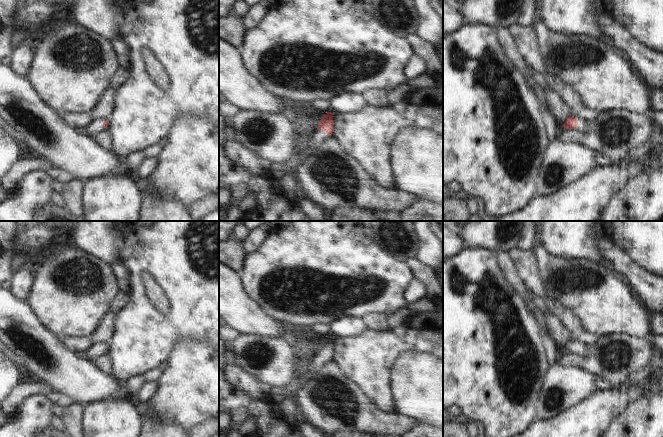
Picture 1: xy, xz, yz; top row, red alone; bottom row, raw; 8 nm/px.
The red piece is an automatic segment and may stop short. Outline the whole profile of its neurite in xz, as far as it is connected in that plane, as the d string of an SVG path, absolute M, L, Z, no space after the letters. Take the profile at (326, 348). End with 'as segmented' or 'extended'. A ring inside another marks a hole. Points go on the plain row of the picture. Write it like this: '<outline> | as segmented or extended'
M328 336L323 339L318 348L318 353L314 355L309 366L308 371L318 371L328 360L332 360L334 356L333 338Z | extended

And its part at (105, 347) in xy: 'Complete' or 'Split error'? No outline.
Split error

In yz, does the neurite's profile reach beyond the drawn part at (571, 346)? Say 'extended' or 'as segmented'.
extended

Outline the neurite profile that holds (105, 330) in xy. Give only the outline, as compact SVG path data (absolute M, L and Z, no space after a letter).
M123 292L117 293L108 313L102 318L97 329L91 335L94 345L103 347L108 344L109 340L114 334L114 320L116 314L128 302L128 295Z

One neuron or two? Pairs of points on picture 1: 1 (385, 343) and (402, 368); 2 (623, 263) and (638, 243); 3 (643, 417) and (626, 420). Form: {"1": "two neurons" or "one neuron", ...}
{"1": "two neurons", "2": "two neurons", "3": "one neuron"}

